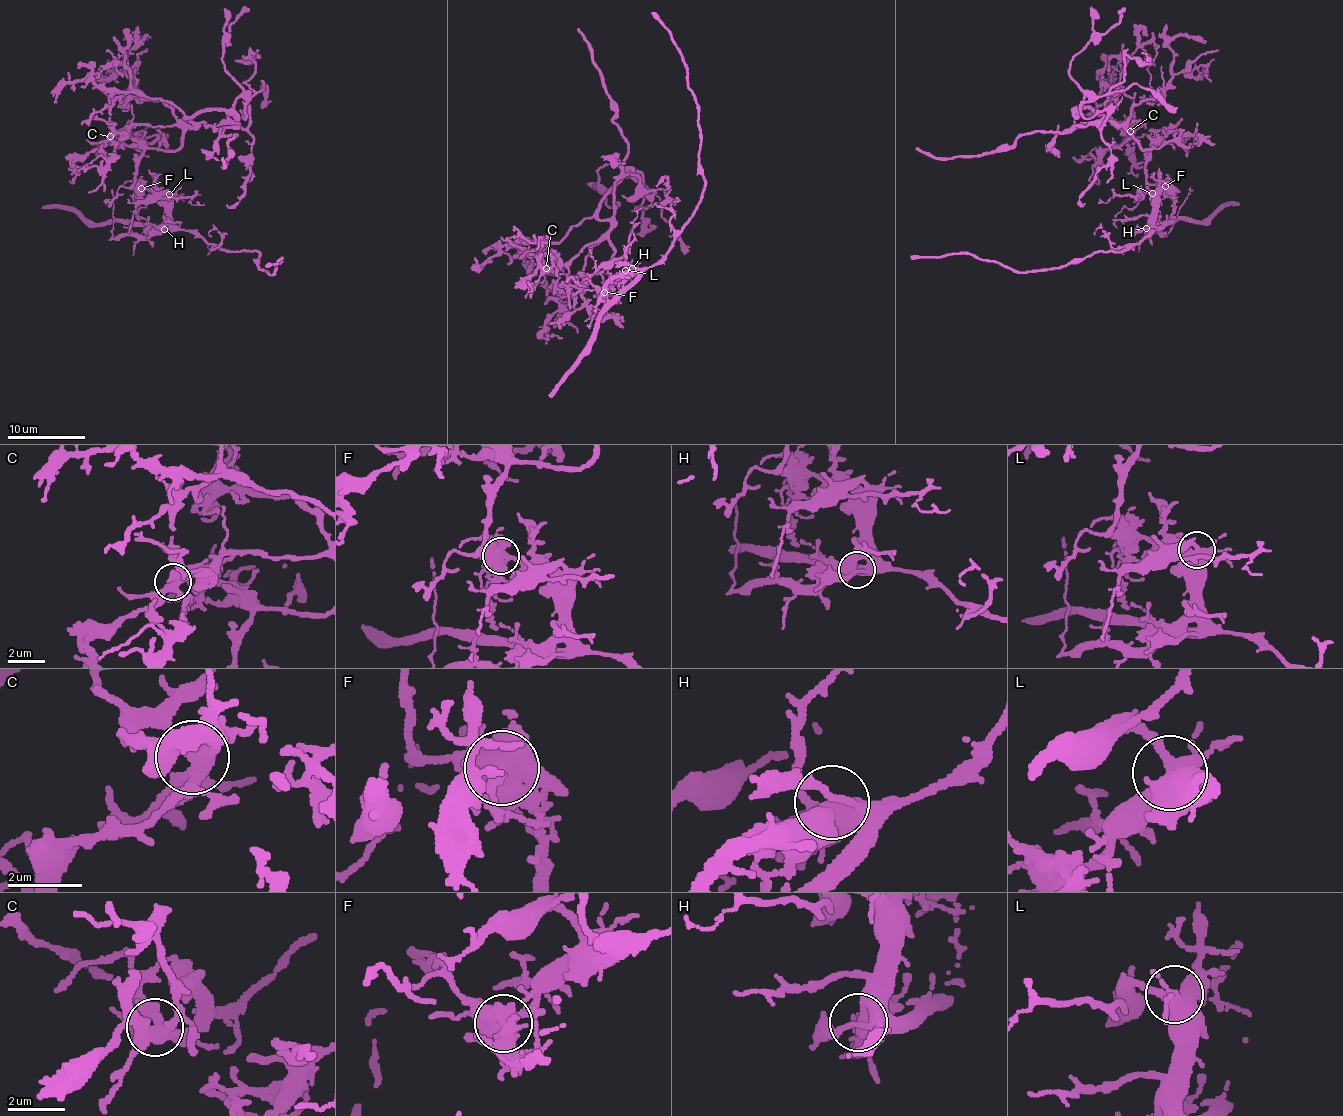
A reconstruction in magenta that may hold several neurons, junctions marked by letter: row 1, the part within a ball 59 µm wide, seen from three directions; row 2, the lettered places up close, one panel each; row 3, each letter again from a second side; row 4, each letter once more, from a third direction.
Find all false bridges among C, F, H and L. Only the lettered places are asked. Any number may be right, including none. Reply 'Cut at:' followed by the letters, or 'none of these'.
Cut at: F

